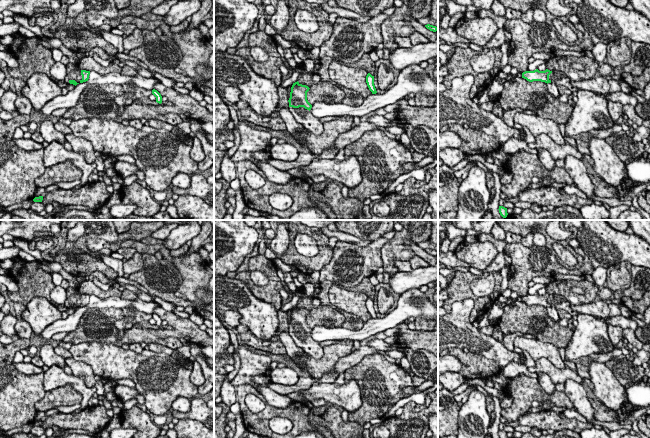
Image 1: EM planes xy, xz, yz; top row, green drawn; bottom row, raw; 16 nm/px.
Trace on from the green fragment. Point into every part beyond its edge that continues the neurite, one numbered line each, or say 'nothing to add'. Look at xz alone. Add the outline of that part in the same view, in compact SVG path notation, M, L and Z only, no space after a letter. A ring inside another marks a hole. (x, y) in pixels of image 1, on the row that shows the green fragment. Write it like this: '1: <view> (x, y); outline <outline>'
1: xz (303, 116); outline M289 107L289 110L293 114L295 120L311 133L320 135L324 131L324 124L320 122L319 118L315 117L304 107Z

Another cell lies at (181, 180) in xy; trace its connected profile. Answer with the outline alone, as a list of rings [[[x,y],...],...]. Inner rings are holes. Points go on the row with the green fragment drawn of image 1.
[[[179,172],[172,179],[171,185],[182,189],[187,189],[191,185],[191,177],[188,174]]]

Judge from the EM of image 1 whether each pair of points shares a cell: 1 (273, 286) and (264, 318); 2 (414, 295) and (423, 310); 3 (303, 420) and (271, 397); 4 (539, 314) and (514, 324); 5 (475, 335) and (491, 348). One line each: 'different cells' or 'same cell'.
1: different cells
2: same cell
3: different cells
4: same cell
5: same cell

